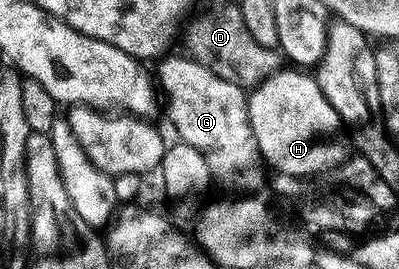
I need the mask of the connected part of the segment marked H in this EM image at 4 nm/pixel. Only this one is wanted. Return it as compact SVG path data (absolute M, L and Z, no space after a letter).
M281 68L261 82L247 95L248 123L254 132L254 140L260 149L260 157L273 167L273 171L291 176L299 180L307 174L320 174L323 170L339 167L346 157L346 134L338 112L326 100L320 86L311 73L301 72L296 68Z

